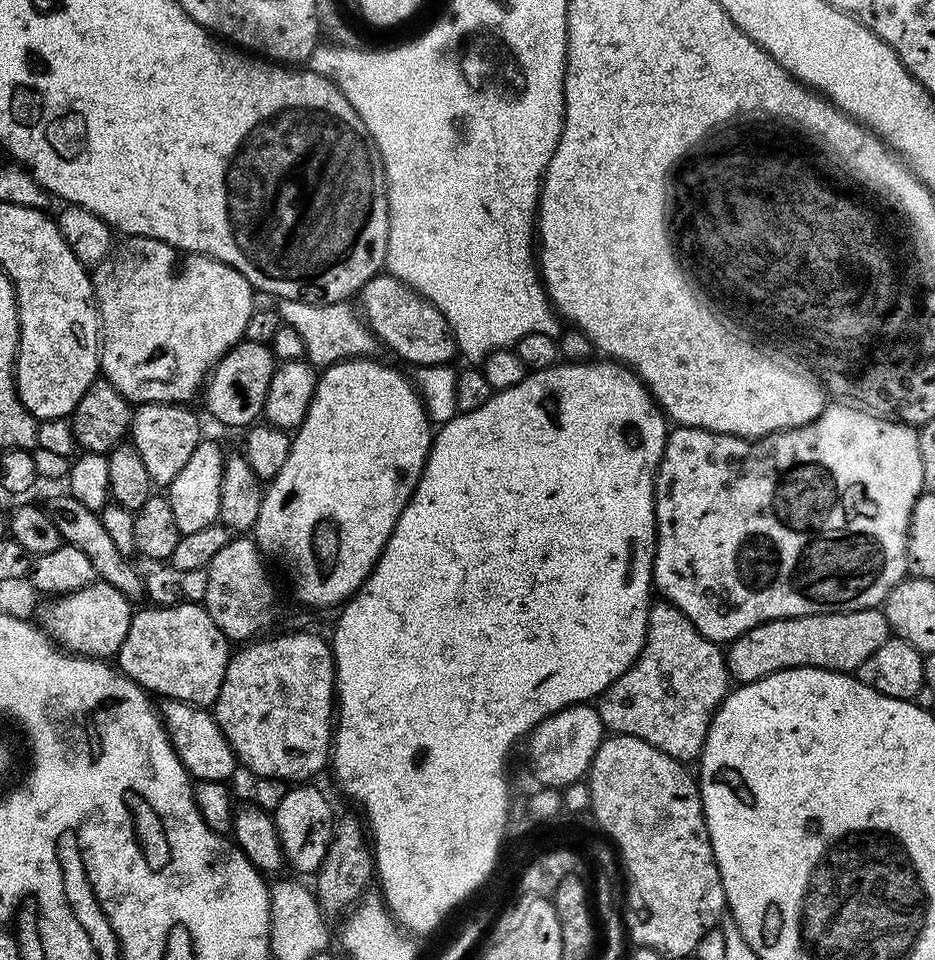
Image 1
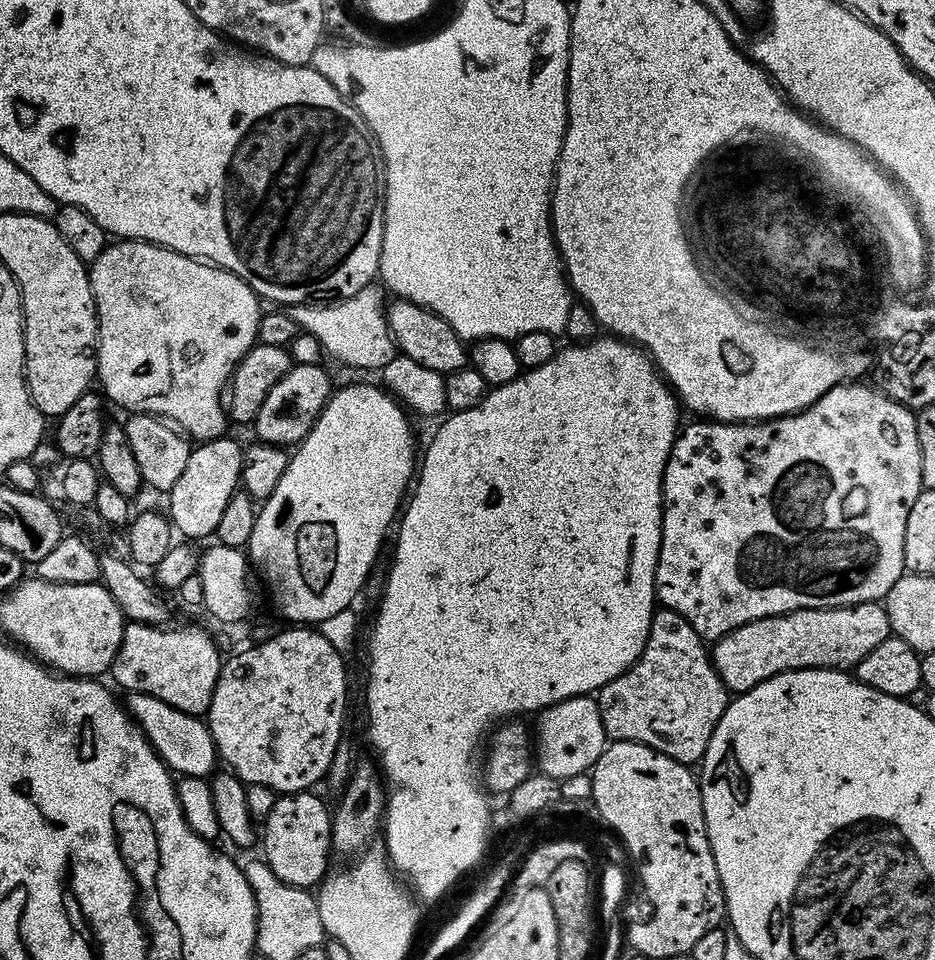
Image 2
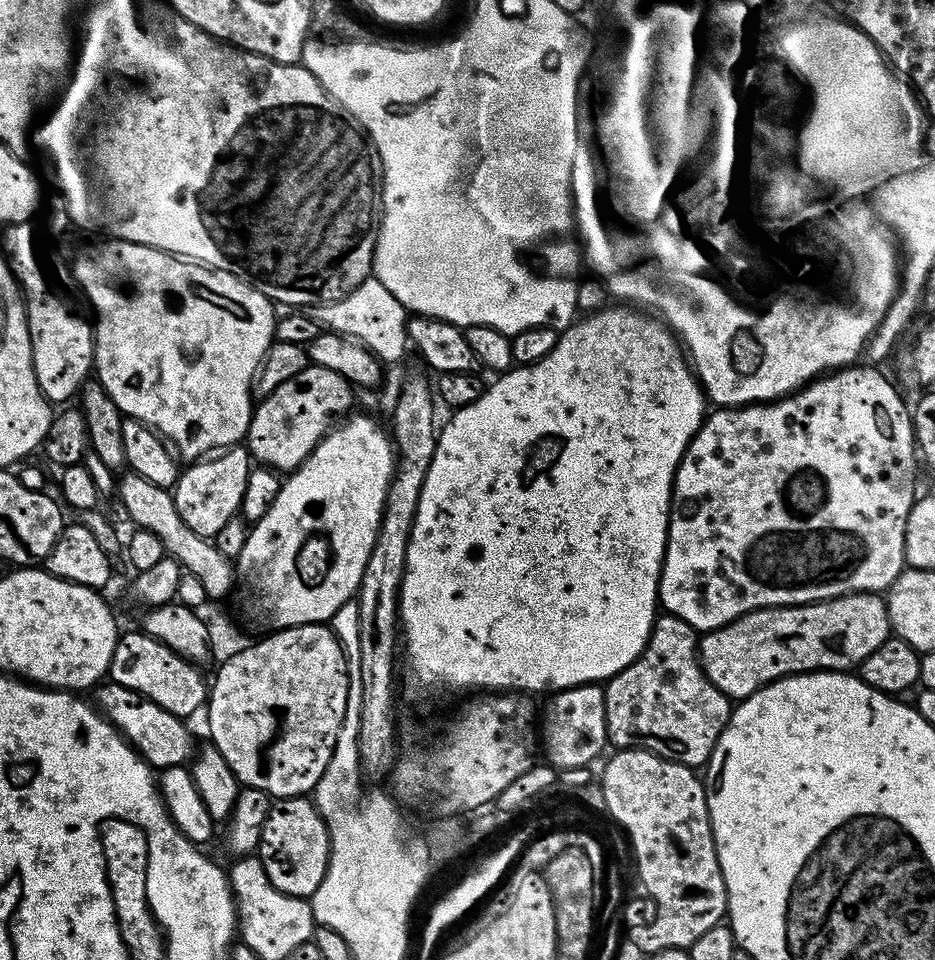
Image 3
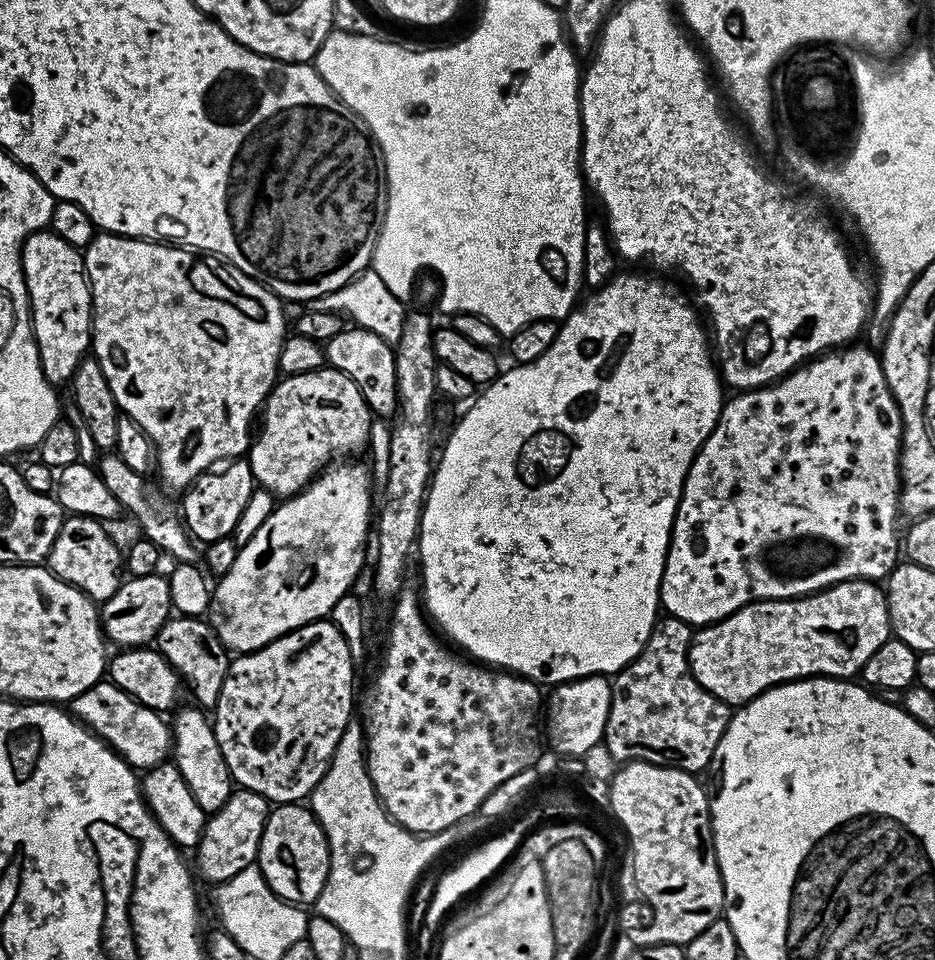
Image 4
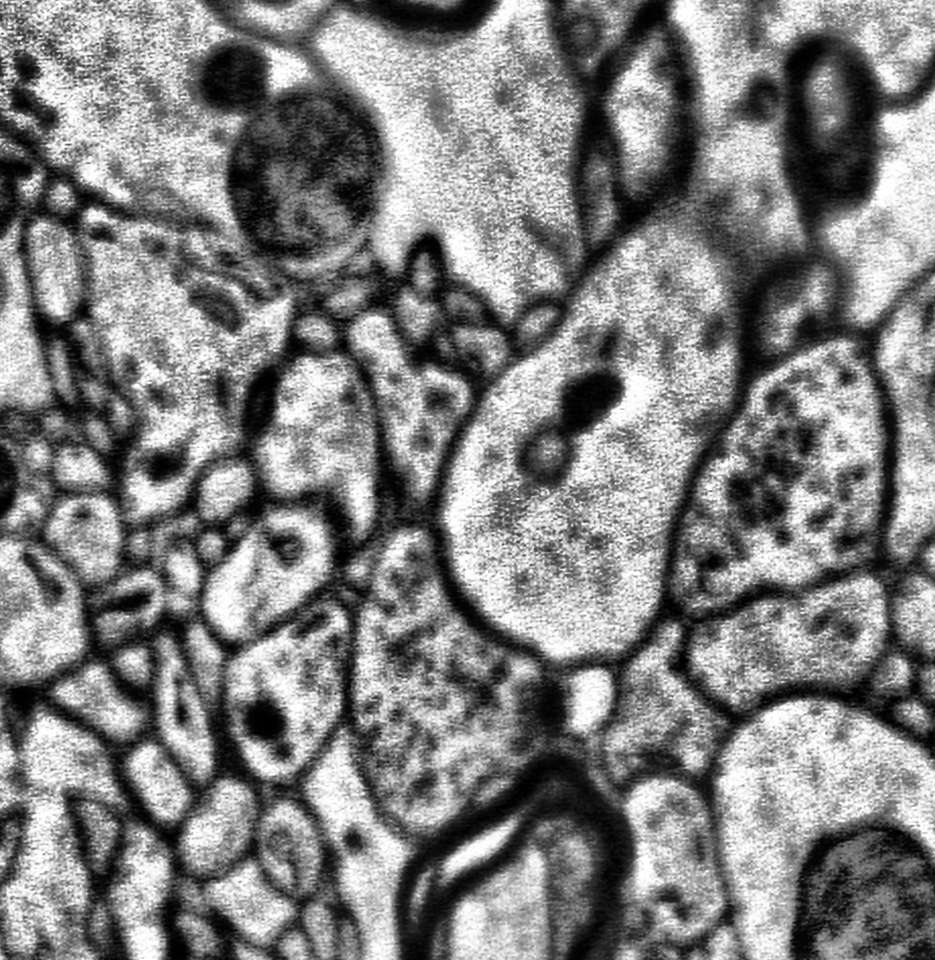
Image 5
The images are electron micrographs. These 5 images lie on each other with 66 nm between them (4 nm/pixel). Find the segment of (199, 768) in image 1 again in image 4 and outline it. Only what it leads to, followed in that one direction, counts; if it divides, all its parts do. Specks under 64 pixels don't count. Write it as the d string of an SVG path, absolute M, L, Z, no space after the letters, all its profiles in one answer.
M104 682L96 684L92 691L85 692L82 703L100 712L99 731L104 743L111 746L133 769L157 768L169 759L173 751L172 730L169 721L161 713L150 710L150 706L142 706L142 702L138 702L130 694L115 686L109 687Z

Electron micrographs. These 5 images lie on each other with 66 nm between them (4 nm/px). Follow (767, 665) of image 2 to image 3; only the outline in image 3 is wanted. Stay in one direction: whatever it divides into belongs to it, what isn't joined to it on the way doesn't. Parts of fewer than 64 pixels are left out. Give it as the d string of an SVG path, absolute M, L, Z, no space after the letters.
M852 592L849 596L839 596L833 600L817 600L815 604L790 604L782 608L759 608L753 612L747 612L747 614L740 616L726 626L716 628L712 632L703 633L698 640L698 655L700 667L704 669L704 674L707 676L708 681L723 696L739 702L745 700L750 694L757 692L759 688L765 688L767 684L773 684L776 680L781 680L783 676L795 676L801 672L819 672L821 670L825 672L839 672L841 670L855 669L866 657L874 654L874 650L878 650L878 646L882 646L882 642L886 642L889 638L890 625L888 623L888 605L885 597L871 592Z

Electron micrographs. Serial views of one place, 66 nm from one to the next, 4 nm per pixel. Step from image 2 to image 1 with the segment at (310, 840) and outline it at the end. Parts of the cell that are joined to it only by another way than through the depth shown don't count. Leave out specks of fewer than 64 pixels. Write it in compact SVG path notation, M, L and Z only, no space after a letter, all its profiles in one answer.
M308 782L289 787L286 798L278 802L274 819L278 830L278 842L284 851L287 867L296 872L315 874L320 871L322 858L326 858L326 850L332 841L332 804Z

